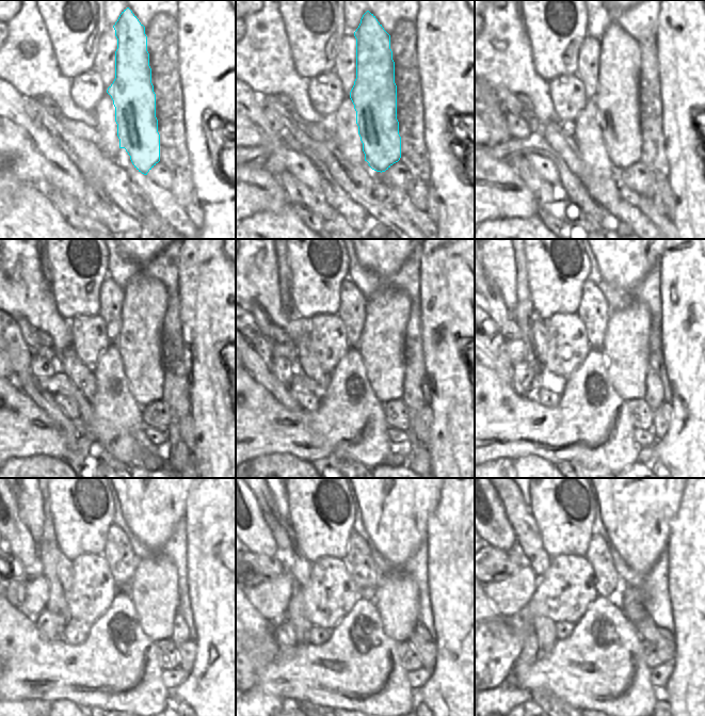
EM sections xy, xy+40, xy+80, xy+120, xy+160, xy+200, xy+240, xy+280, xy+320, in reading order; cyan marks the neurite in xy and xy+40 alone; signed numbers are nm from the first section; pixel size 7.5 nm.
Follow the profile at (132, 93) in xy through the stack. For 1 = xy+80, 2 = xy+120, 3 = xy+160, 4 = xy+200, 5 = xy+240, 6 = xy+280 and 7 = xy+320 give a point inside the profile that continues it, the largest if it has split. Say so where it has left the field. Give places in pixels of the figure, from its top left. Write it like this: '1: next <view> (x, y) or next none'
1: next xy+80 (617, 98)
2: next xy+120 (139, 341)
3: next xy+160 (382, 343)
4: next xy+200 (625, 347)
5: next xy+240 (153, 590)
6: next xy+280 (396, 595)
7: next xy+320 (629, 600)

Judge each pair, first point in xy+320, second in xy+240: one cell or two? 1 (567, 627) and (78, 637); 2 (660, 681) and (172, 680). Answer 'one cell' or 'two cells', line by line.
1: one cell
2: one cell

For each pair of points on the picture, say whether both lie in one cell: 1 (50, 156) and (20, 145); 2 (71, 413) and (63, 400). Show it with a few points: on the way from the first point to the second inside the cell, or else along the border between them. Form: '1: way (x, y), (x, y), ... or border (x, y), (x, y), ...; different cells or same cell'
1: way (43, 150), (32, 150), (28, 146); same cell
2: way (71, 410), (66, 403); same cell

